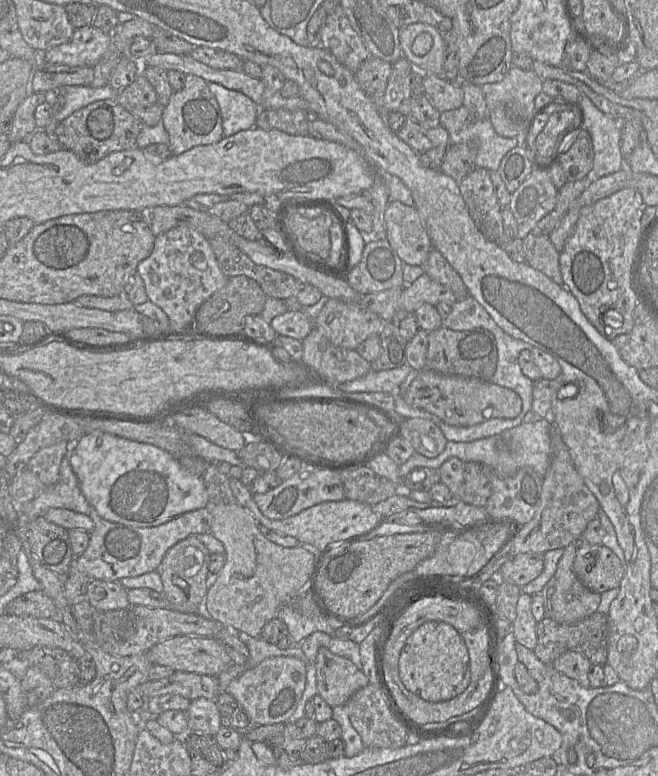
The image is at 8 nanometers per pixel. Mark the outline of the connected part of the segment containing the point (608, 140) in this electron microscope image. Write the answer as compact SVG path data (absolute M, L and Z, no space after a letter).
M585 94L581 96L580 105L584 112L584 129L590 134L594 151L593 168L586 176L590 181L613 174L624 166L620 150L621 121L600 111Z

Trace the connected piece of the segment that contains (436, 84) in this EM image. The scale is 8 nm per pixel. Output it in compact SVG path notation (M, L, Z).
M422 74L422 86L429 101L440 113L463 105L463 93L458 82L450 82L433 74Z

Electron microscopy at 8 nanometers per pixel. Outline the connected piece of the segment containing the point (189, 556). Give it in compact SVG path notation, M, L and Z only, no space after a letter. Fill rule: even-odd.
M198 534L189 535L166 552L157 570L162 579L164 594L172 610L189 614L197 613L211 618L204 607L204 598L212 576L208 571L210 556L211 553L199 540Z

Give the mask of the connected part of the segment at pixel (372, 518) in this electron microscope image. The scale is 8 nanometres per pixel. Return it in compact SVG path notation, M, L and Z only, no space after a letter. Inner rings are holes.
M229 478L229 484L237 503L248 511L260 525L284 535L295 537L301 543L300 546L310 548L317 555L335 550L352 538L366 533L383 518L373 511L372 506L345 498L341 501L322 502L291 517L272 520L260 511L249 487L244 485L240 479Z

